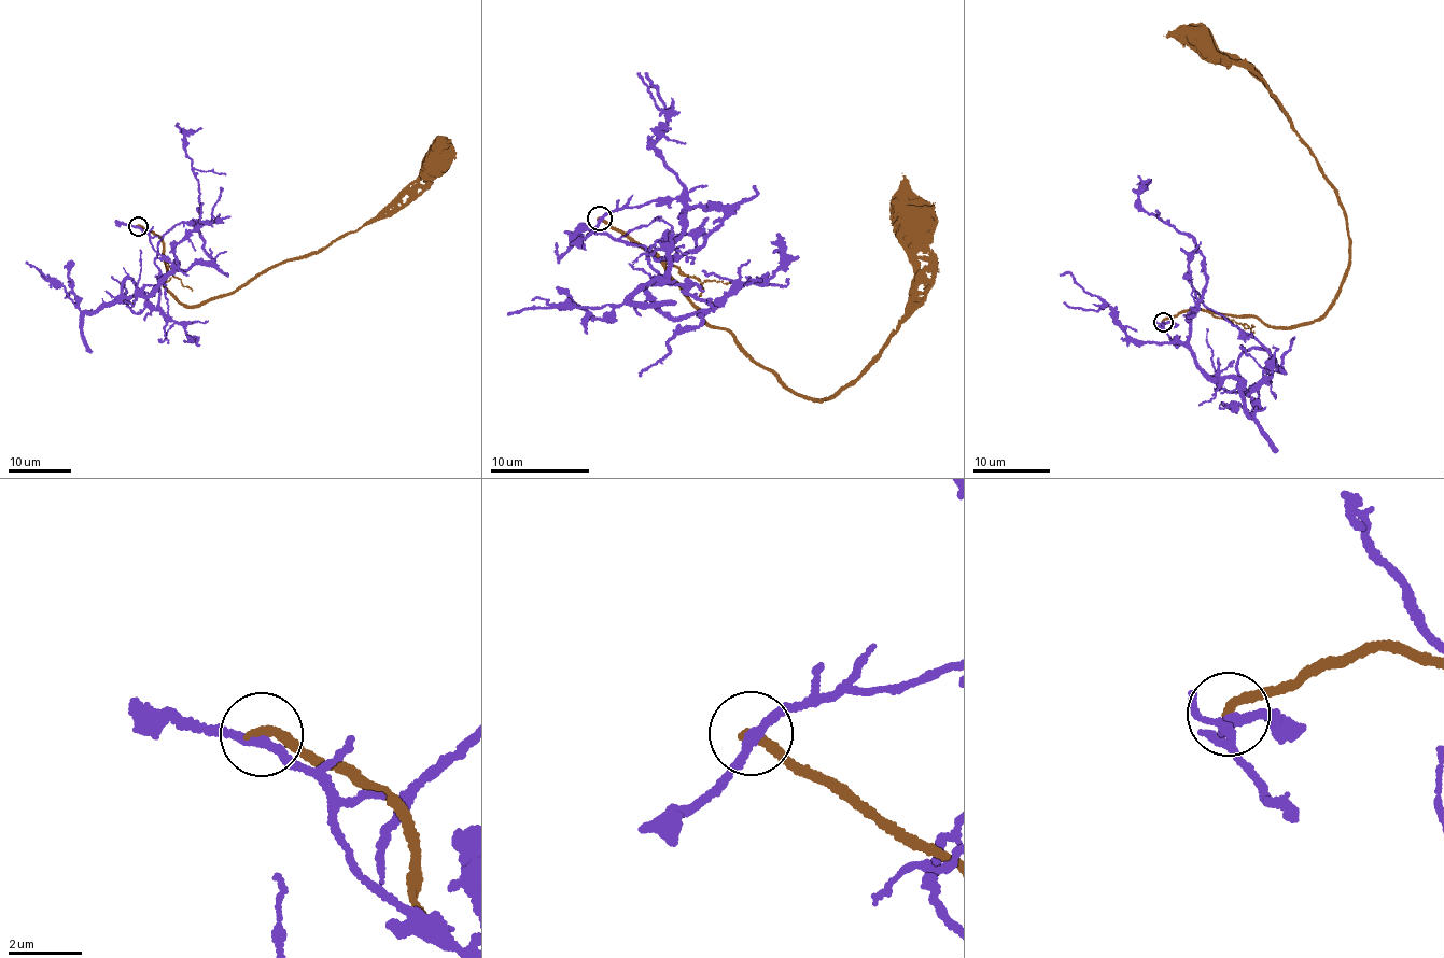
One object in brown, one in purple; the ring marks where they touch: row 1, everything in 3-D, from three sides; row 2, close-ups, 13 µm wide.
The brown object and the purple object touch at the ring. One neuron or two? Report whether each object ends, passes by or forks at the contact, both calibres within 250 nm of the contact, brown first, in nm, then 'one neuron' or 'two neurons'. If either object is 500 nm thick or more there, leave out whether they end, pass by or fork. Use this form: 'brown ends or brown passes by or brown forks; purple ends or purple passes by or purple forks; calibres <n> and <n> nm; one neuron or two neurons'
brown ends; purple passes by; calibres 280 and 240 nm; two neurons

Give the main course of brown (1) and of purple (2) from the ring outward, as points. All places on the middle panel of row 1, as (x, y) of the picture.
1: (600, 219), (661, 262), (687, 300), (757, 366), (821, 402), (860, 374), (905, 314), (917, 270), (910, 211)
2: (600, 219), (682, 203), (669, 271), (644, 290), (674, 318), (711, 309), (647, 255), (708, 217)

